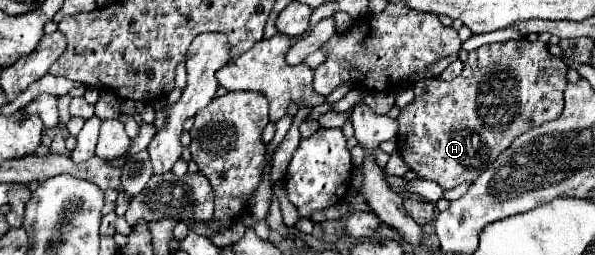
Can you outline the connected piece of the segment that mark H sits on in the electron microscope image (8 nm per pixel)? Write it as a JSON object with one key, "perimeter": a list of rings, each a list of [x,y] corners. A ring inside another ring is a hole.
{"perimeter":[[[509,40],[501,44],[487,44],[469,52],[463,72],[451,80],[427,78],[413,86],[415,100],[399,114],[399,142],[405,164],[419,176],[437,182],[441,188],[455,188],[463,182],[475,182],[497,156],[523,132],[555,120],[563,110],[563,90],[567,86],[567,64],[547,52],[547,44],[535,40]]]}

